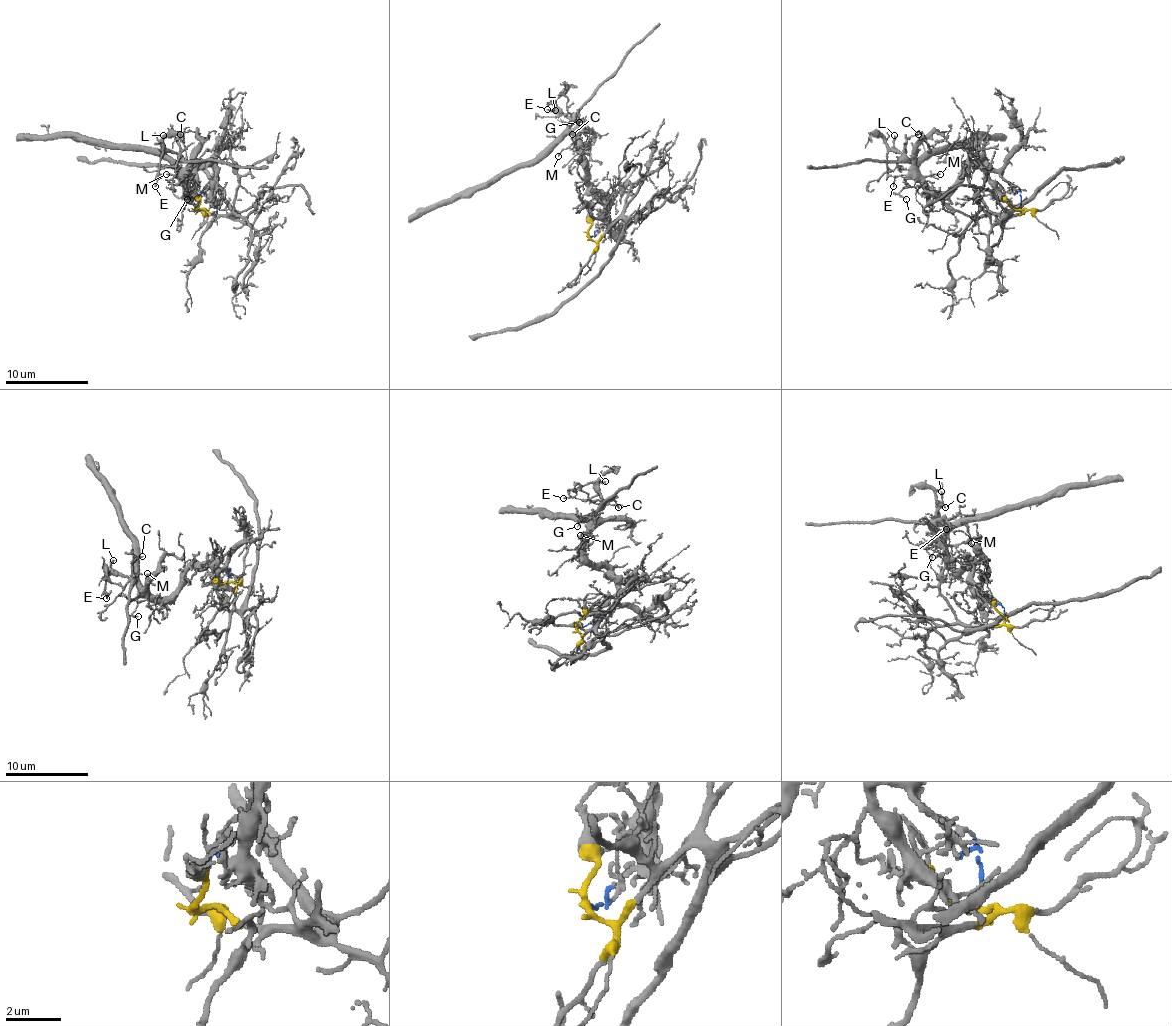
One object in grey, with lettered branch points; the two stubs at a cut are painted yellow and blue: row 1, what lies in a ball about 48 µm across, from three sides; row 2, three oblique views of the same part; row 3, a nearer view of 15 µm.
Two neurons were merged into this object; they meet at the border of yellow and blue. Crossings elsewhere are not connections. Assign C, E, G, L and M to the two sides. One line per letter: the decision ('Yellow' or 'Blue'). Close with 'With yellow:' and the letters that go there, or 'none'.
C: Blue
E: Blue
G: Blue
L: Blue
M: Blue
With yellow: none

